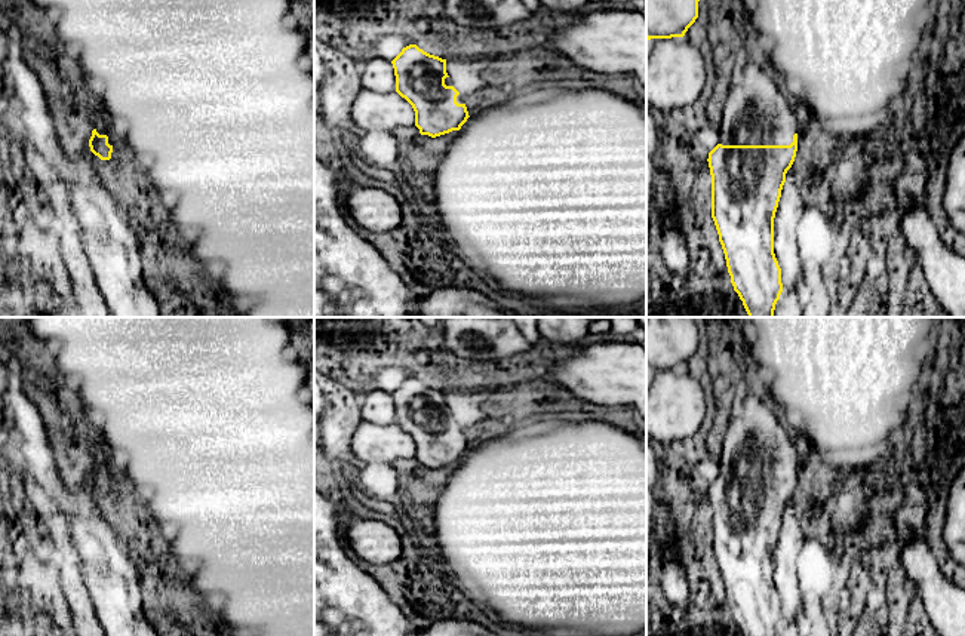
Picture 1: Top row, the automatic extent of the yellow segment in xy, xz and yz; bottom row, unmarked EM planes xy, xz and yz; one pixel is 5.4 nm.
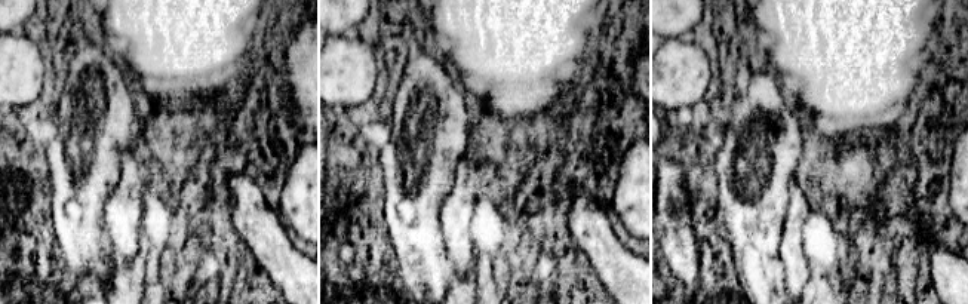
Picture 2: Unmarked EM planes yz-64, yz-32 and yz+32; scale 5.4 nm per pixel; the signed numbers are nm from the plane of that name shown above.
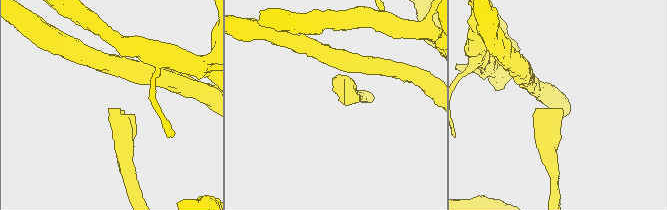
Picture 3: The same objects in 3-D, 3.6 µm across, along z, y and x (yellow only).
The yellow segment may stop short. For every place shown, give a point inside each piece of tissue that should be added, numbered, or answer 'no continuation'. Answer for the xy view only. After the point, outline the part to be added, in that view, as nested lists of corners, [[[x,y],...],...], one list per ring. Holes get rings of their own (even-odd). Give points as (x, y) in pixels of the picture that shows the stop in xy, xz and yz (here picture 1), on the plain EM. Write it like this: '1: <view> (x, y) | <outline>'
1: xy (97, 452) | [[[90,445],[89,446],[90,457],[99,467],[107,467],[108,468],[108,476],[111,476],[111,466],[108,464],[107,460],[107,452],[99,446],[99,445]]]

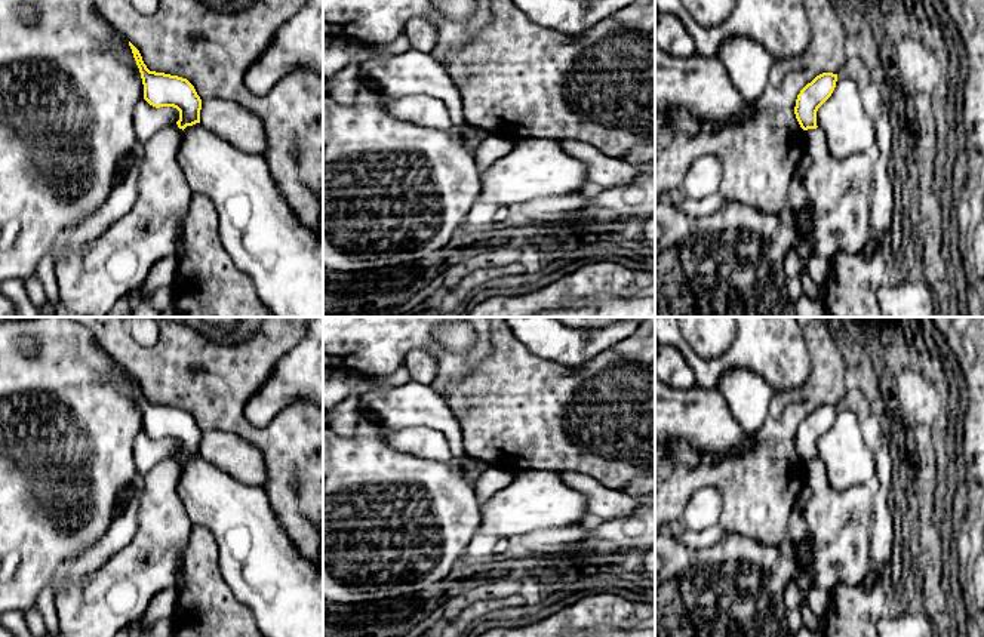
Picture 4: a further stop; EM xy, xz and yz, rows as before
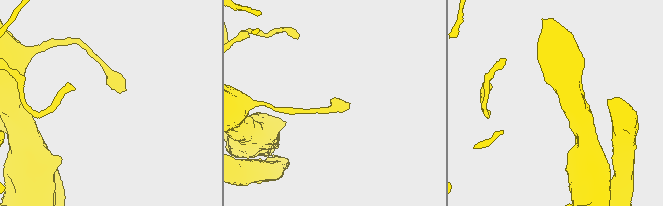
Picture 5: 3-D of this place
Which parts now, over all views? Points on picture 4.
no continuation

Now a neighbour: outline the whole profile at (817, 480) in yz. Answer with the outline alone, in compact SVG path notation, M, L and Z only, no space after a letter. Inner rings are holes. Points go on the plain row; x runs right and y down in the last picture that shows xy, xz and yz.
M820 461L805 462L811 496L803 518L811 538L812 585L831 594L837 584L857 585L868 573L873 496L867 486L836 490Z

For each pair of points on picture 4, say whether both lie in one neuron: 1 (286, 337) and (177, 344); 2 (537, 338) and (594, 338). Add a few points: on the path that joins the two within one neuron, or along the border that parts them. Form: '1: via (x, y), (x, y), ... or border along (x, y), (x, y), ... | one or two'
1: via (260, 353), (257, 356), (203, 356) | one
2: via (552, 338), (580, 338) | one

